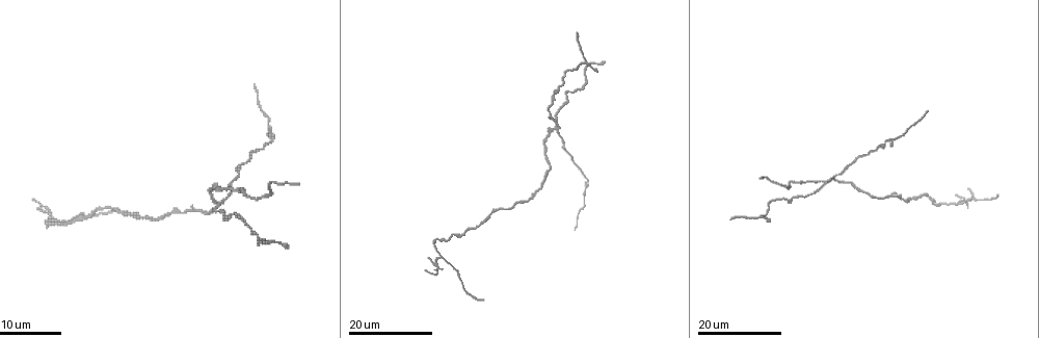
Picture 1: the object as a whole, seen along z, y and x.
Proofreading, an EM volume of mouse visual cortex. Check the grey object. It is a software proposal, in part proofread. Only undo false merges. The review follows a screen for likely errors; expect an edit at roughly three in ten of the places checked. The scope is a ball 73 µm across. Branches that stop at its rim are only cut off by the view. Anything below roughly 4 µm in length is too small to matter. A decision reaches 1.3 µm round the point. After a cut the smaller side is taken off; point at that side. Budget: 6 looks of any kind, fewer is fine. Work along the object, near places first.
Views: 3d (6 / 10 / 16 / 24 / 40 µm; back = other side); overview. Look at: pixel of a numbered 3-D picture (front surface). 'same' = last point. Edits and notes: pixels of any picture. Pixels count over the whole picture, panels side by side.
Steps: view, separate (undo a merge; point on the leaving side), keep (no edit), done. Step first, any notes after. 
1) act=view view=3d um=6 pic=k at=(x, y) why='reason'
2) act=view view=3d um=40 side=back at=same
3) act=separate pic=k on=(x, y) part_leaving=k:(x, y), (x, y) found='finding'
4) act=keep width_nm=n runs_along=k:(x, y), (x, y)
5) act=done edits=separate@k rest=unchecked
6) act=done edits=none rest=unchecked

act=view view=3d um=16 pic=1 at=(953, 202) why='three arms meet'

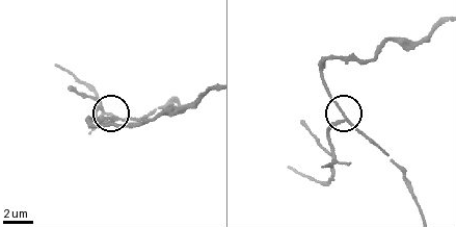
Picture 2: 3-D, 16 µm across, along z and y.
act=view view=3d um=6 pic=2 at=(343, 121) why='zoom in'

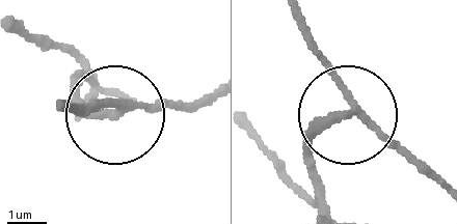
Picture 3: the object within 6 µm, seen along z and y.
act=separate pic=3 on=(77, 90) arms=3 found='a second cell is stuck on'

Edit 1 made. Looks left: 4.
act=view view=3d um=24 pic=1 at=(75, 220) why='thick turns thin'

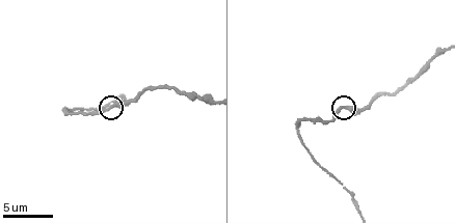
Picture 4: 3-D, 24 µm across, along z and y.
act=view view=3d um=10 pic=4 at=(111, 106)

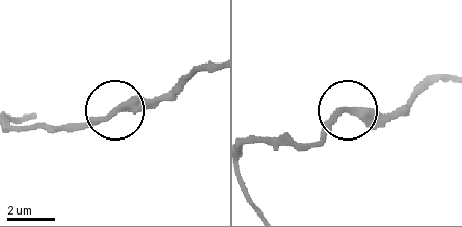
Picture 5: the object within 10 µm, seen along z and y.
act=keep runs_along=5:(445, 74), (428, 80), (391, 111), (344, 111), (304, 150) found='one cell here'

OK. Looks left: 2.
act=view view=3d um=24 pic=1 at=(585, 197) why='three-way junction'

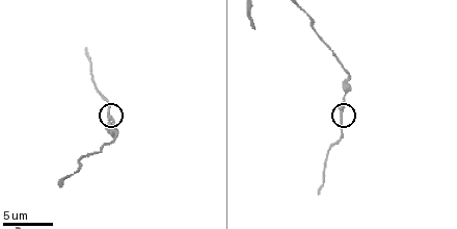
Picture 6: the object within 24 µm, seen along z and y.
act=view view=3d um=10 pic=6 at=(339, 116)

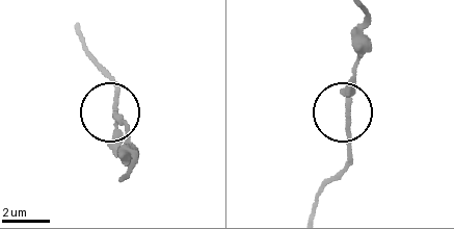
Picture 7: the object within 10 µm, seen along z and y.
act=keep runs_along=7:(127, 168), (133, 159), (125, 125), (114, 113), (114, 85) found='all the same cell'

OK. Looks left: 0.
act=done edits=separate@3 rest=unchecked

